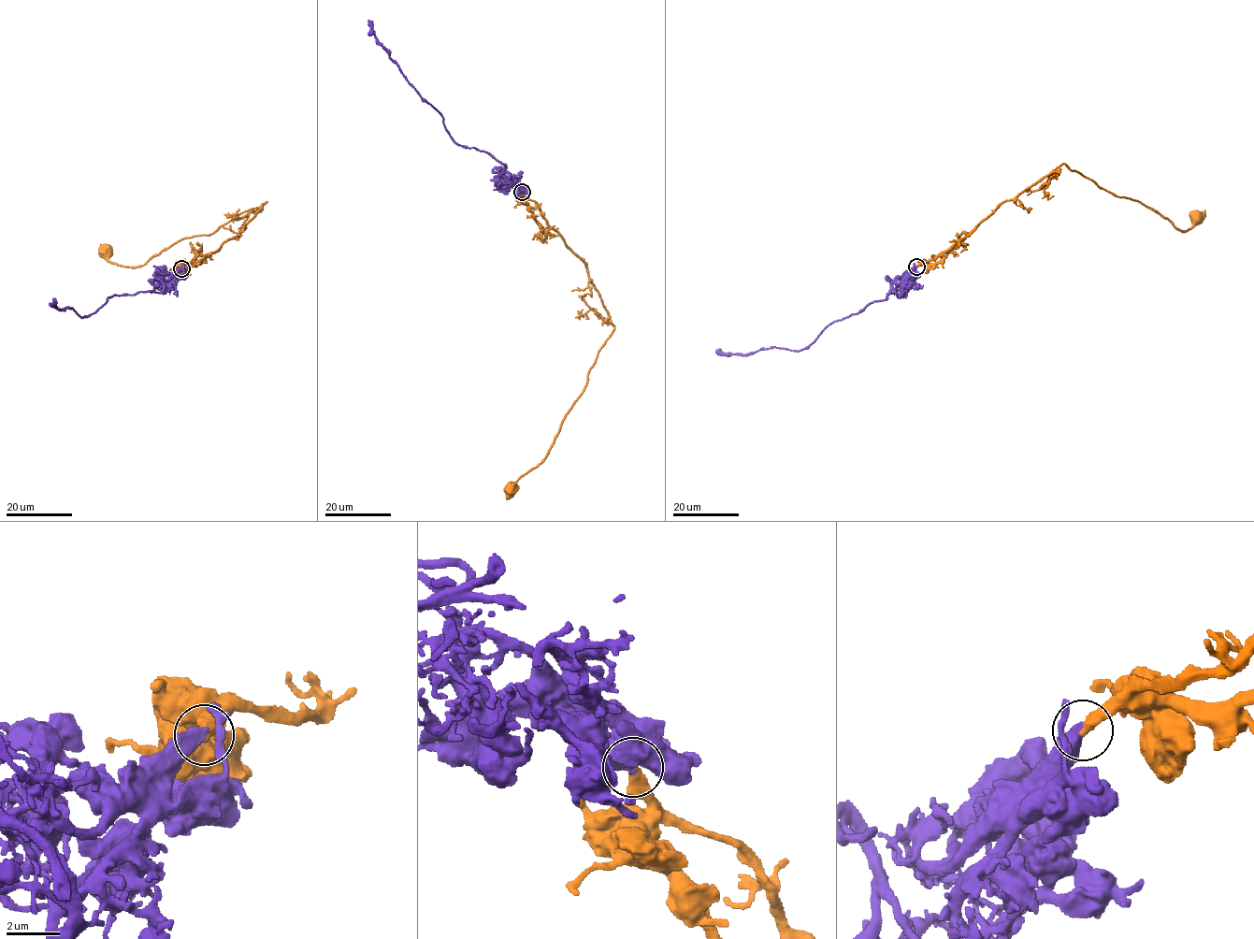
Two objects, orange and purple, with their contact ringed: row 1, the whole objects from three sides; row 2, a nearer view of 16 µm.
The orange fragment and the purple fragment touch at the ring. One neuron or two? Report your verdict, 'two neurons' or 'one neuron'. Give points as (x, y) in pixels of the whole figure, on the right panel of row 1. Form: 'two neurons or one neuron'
one neuron

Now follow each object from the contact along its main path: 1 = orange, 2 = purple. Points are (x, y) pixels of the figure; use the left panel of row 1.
1: (181, 267), (216, 252), (266, 202), (210, 234), (184, 238), (143, 265), (114, 264), (105, 250)
2: (181, 267), (167, 291), (165, 283), (160, 292), (115, 294), (82, 318), (72, 308), (56, 308), (53, 301)

